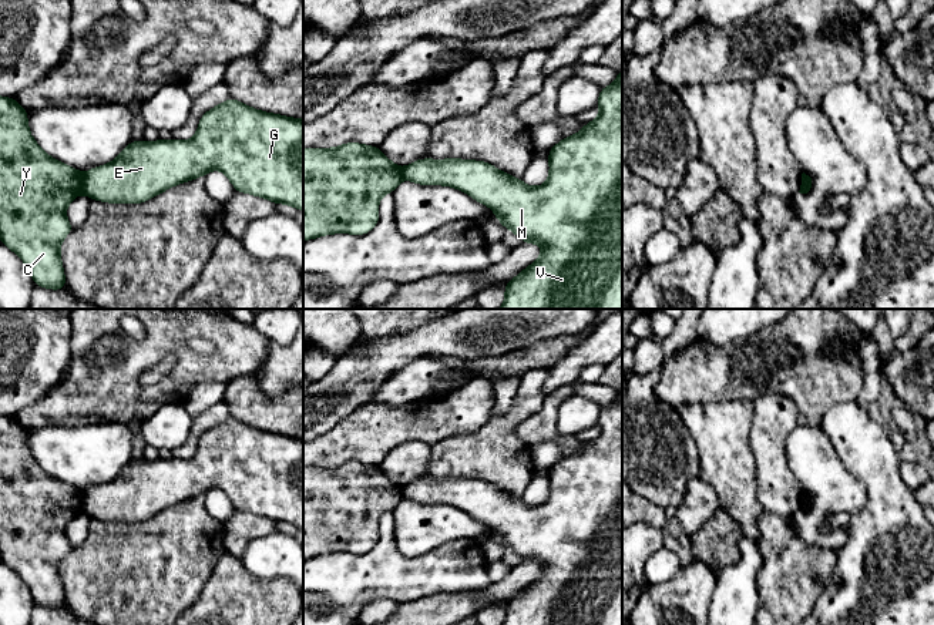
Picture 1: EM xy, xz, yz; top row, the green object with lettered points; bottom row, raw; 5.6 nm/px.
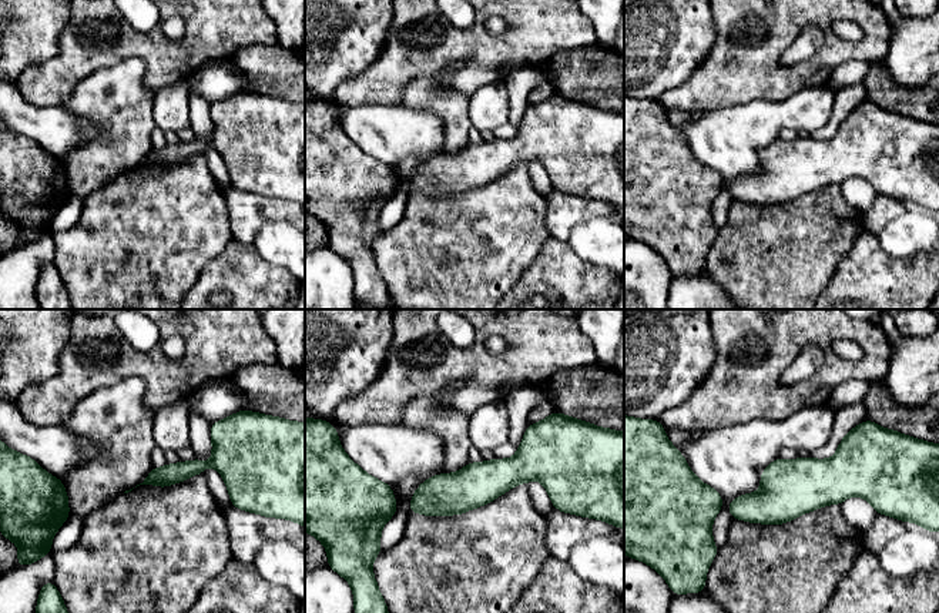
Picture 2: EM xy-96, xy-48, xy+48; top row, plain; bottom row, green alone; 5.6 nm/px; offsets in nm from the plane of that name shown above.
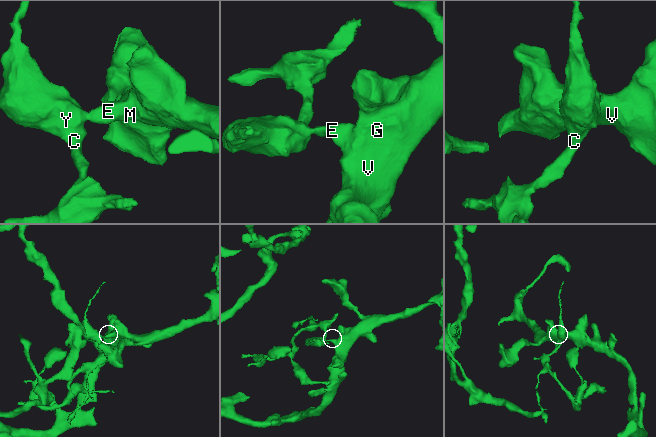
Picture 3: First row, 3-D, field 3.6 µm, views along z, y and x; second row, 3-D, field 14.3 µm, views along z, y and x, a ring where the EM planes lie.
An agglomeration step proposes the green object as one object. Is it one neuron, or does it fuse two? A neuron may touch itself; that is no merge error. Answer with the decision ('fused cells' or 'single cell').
fused cells

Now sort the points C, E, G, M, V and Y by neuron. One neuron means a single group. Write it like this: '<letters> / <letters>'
C Y / E G M V

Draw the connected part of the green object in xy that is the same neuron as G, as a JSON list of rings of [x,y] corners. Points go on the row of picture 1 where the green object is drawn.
[[[229,97],[201,117],[192,140],[131,141],[111,164],[84,174],[81,194],[101,202],[141,204],[212,169],[221,169],[236,192],[303,211],[303,120],[259,111]]]

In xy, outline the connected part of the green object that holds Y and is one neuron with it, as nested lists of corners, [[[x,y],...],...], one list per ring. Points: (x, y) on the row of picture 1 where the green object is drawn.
[[[0,97],[0,242],[28,266],[36,286],[61,290],[65,276],[60,245],[74,229],[65,209],[81,194],[84,174],[40,148],[28,131],[27,114],[14,98]]]

